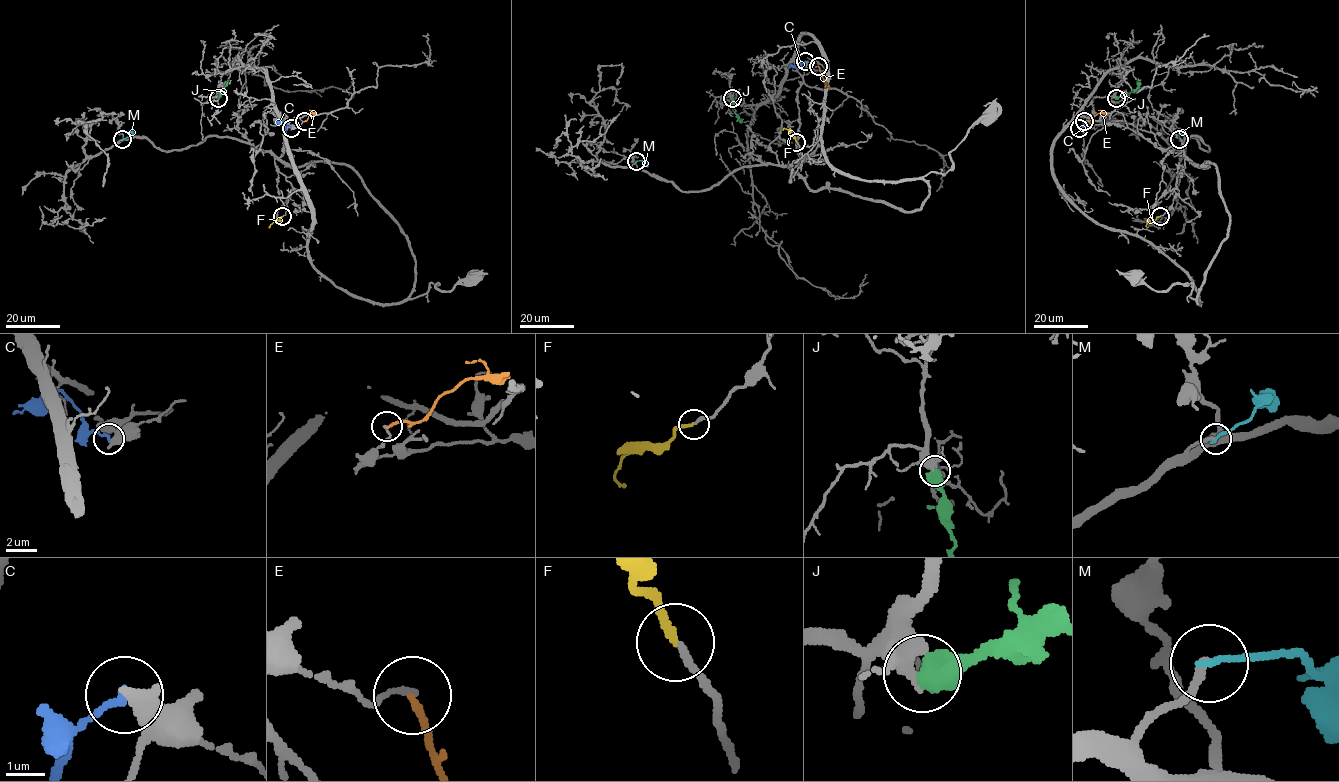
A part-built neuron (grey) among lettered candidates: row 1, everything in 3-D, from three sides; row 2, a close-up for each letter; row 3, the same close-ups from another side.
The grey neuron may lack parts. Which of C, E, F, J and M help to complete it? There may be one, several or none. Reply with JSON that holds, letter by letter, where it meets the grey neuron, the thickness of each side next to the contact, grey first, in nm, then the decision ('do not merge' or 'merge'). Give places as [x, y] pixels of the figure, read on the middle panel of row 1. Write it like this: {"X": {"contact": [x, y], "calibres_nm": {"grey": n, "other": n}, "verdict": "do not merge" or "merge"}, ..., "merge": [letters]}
{"C": {"contact": [805, 61], "calibres_nm": {"grey": 550, "other": 200}, "verdict": "do not merge"}, "E": {"contact": [818, 66], "calibres_nm": {"grey": 140, "other": 180}, "verdict": "do not merge"}, "F": {"contact": [796, 142], "calibres_nm": {"grey": 200, "other": 200}, "verdict": "merge"}, "J": {"contact": [732, 98], "calibres_nm": {"grey": 420, "other": 650}, "verdict": "do not merge"}, "M": {"contact": [636, 161], "calibres_nm": {"grey": 220, "other": 180}, "verdict": "do not merge"}, "merge": ["F"]}

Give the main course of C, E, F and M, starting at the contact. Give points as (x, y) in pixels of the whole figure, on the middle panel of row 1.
C: (805, 61), (799, 68), (788, 67)
E: (818, 66), (823, 80)
F: (796, 141), (786, 129), (782, 130)
M: (636, 161), (642, 160), (648, 166)

